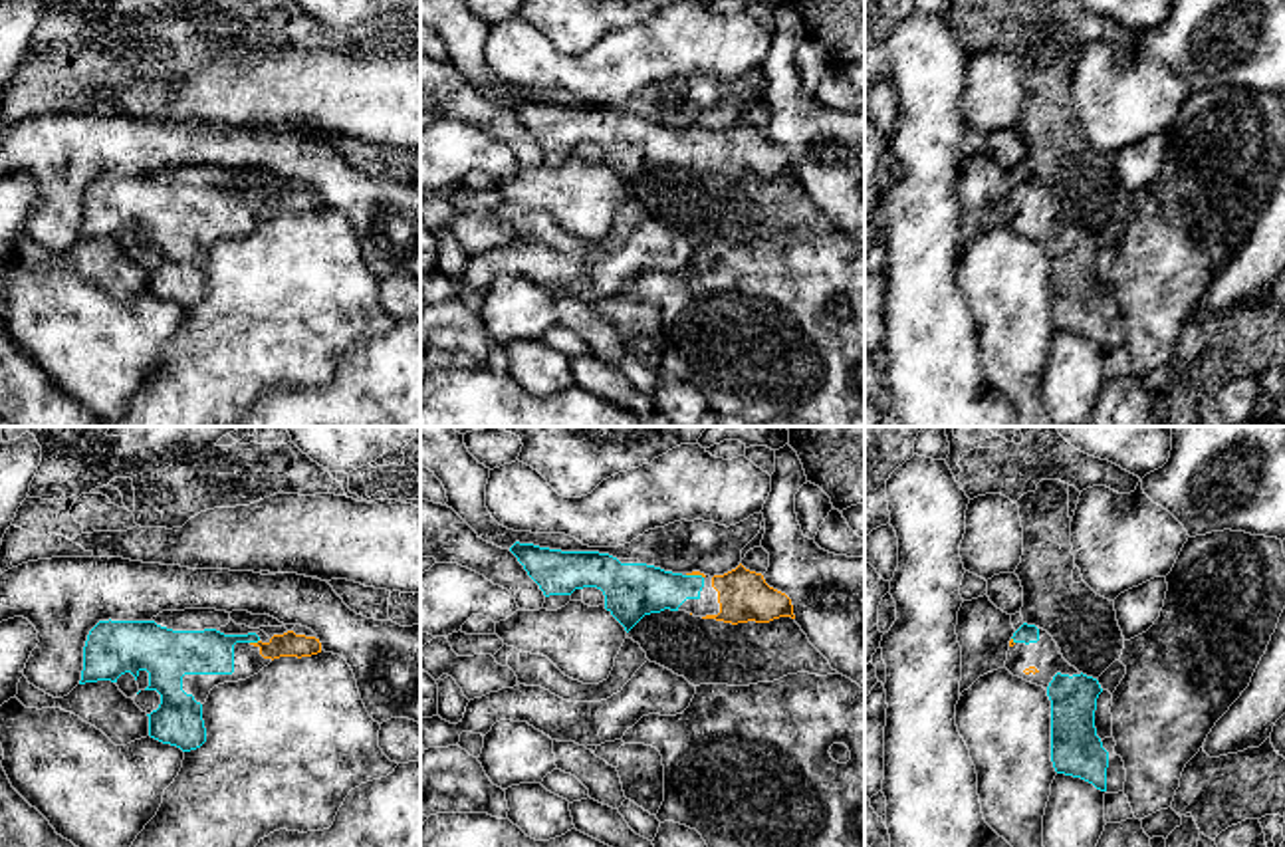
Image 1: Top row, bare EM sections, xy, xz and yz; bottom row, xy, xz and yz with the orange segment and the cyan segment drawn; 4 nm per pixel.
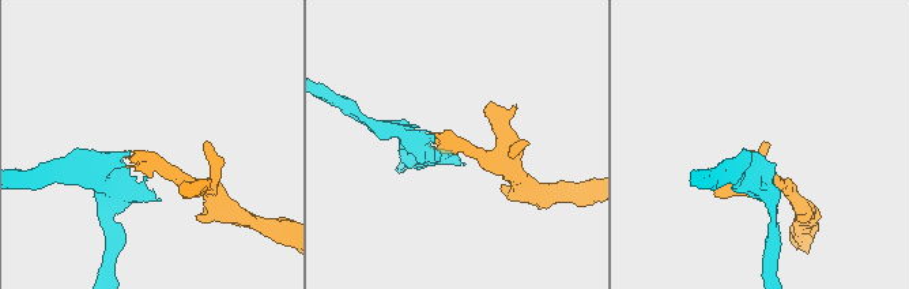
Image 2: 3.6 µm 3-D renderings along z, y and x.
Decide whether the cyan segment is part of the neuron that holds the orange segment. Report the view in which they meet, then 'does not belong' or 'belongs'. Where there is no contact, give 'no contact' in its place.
xy | belongs

